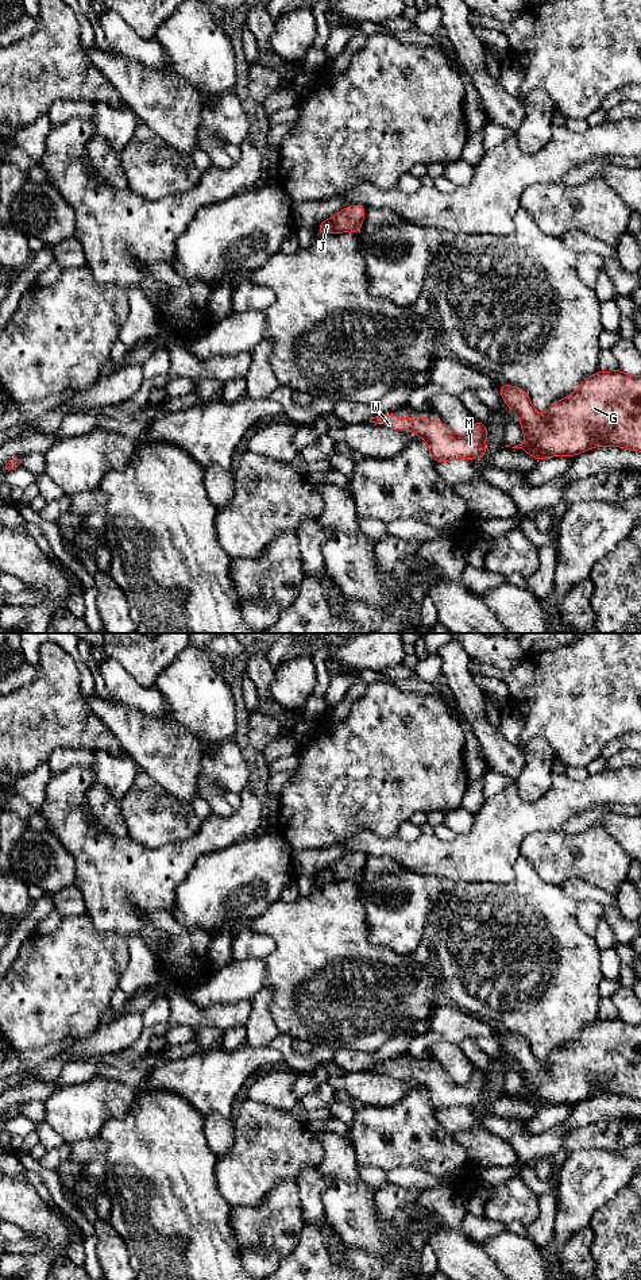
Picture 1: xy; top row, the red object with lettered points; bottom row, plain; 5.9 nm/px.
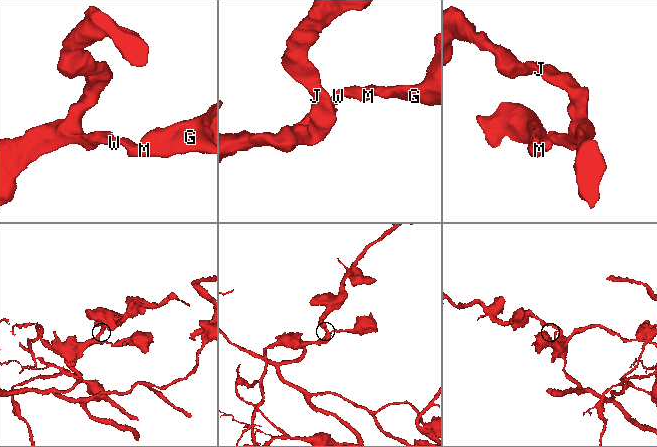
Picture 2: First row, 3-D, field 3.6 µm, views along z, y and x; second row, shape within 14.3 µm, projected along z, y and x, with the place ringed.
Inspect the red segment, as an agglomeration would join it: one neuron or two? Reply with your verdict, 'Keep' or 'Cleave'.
Keep

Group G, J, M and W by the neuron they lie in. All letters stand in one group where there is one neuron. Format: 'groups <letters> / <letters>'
groups G J M W

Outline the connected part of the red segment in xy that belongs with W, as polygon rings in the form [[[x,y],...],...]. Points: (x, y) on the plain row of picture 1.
[[[390,1059],[383,1067],[375,1064],[370,1071],[383,1071],[387,1076],[397,1076],[414,1080],[428,1091],[430,1104],[435,1110],[448,1110],[453,1107],[474,1109],[487,1104],[484,1092],[487,1086],[486,1072],[476,1068],[466,1084],[455,1083],[444,1071],[435,1067],[424,1067],[421,1063],[409,1067],[393,1067],[395,1059]]]

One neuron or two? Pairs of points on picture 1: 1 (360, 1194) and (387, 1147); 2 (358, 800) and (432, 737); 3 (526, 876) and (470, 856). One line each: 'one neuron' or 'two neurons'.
1: two neurons
2: one neuron
3: two neurons

